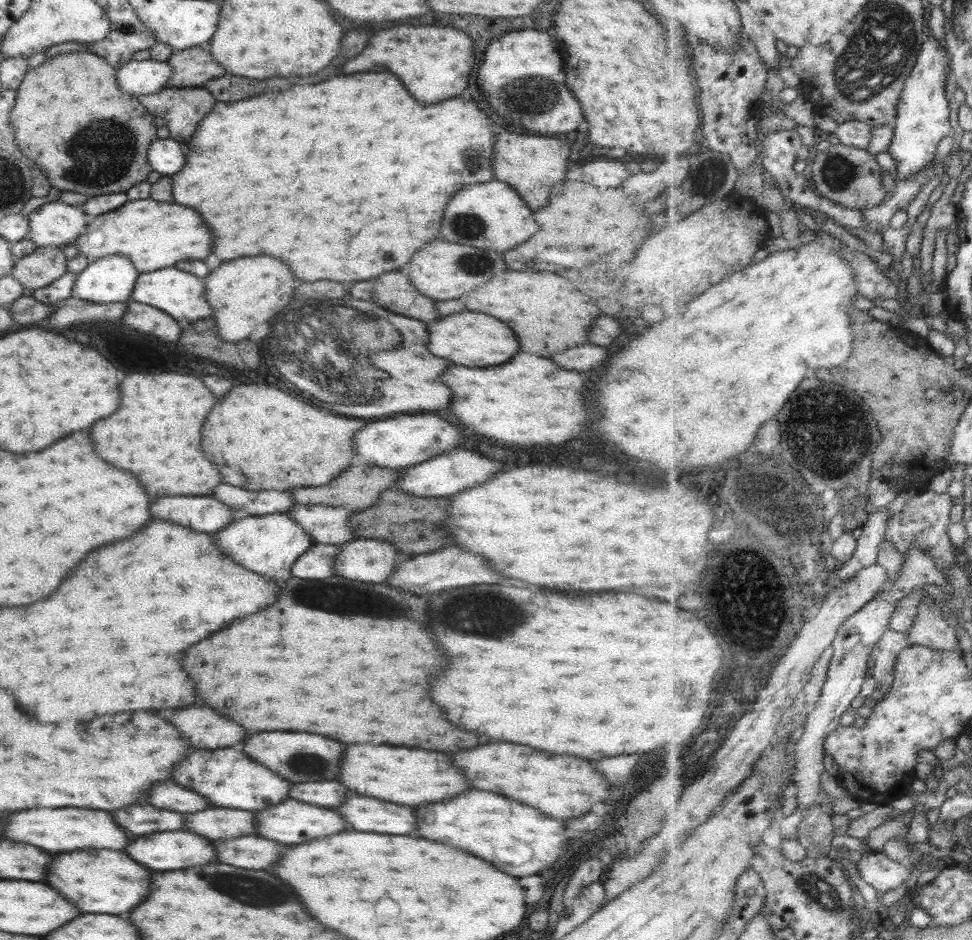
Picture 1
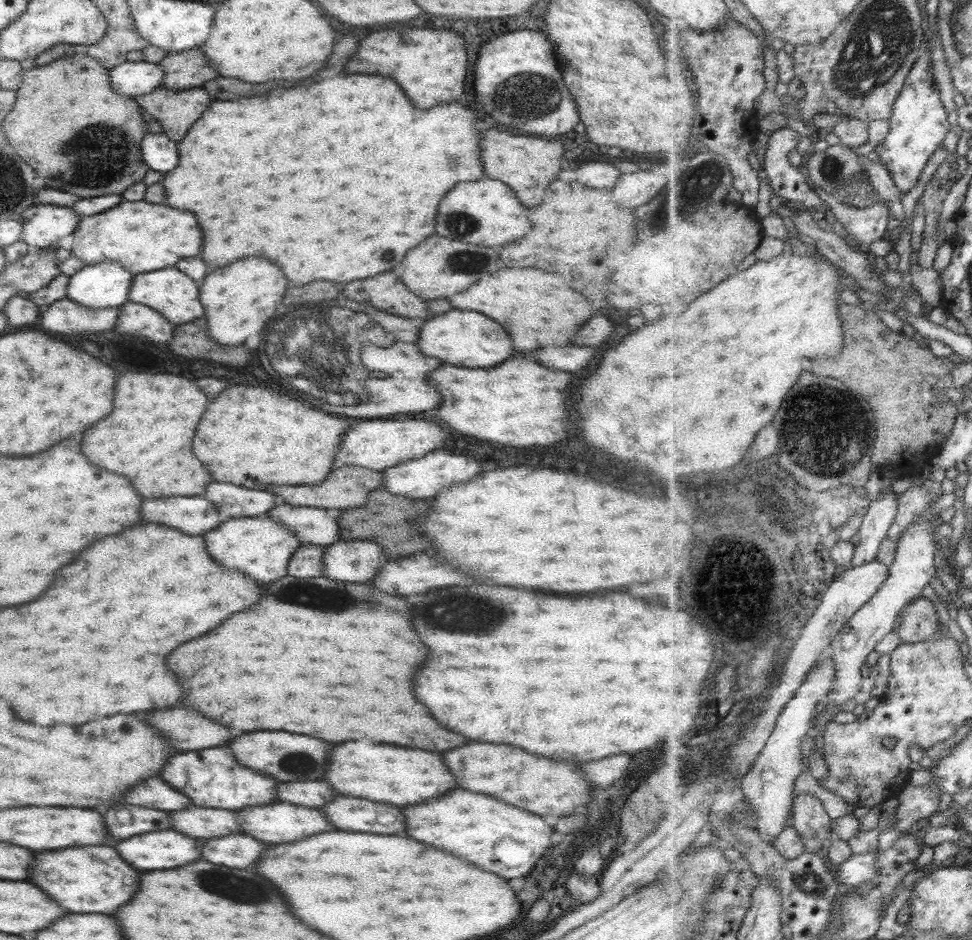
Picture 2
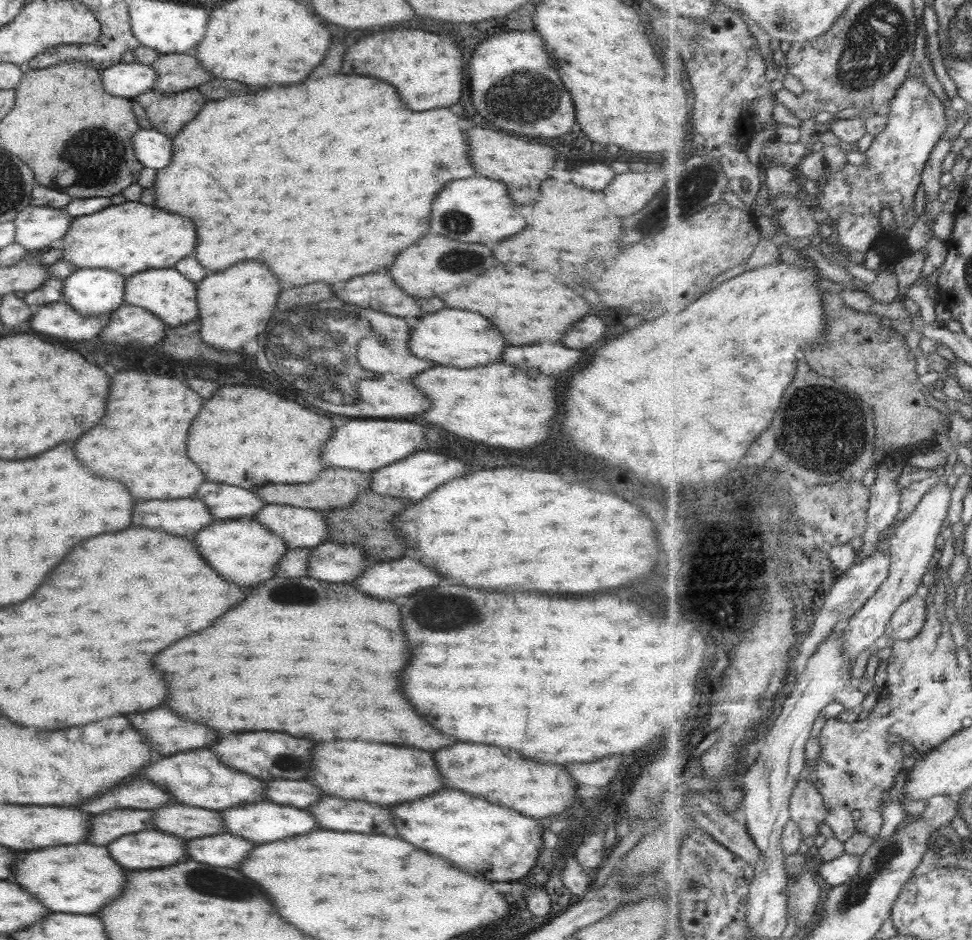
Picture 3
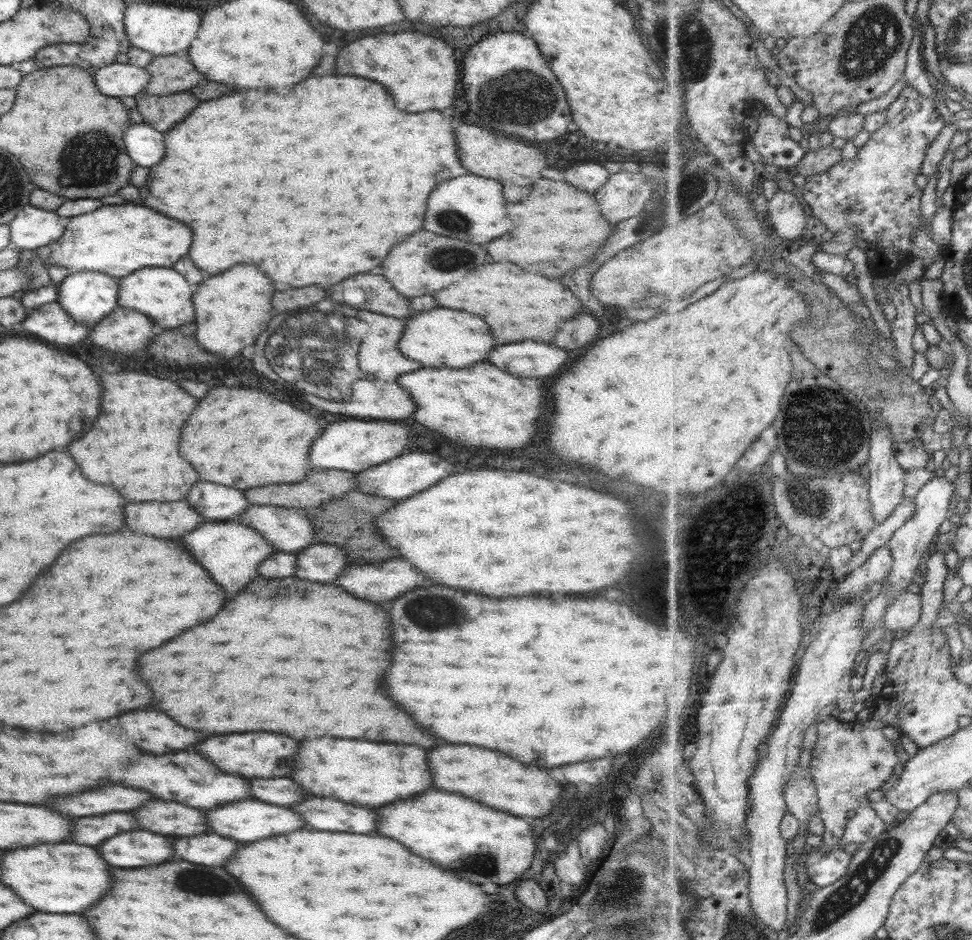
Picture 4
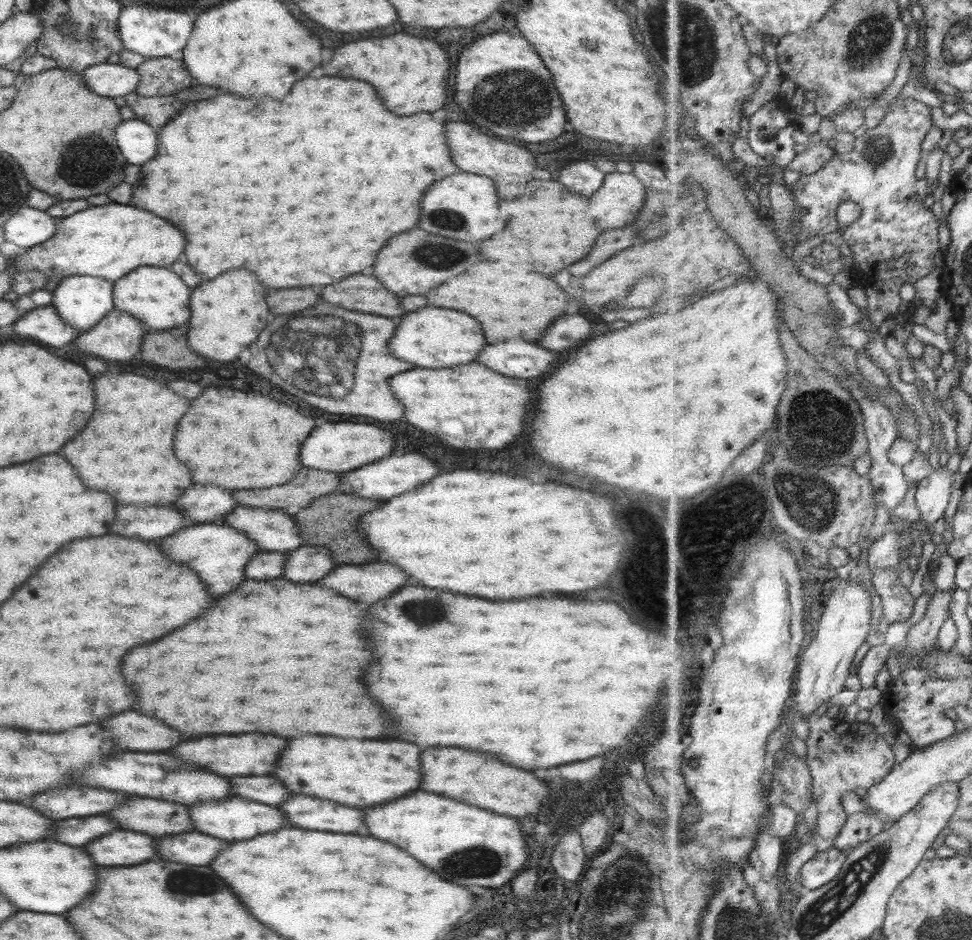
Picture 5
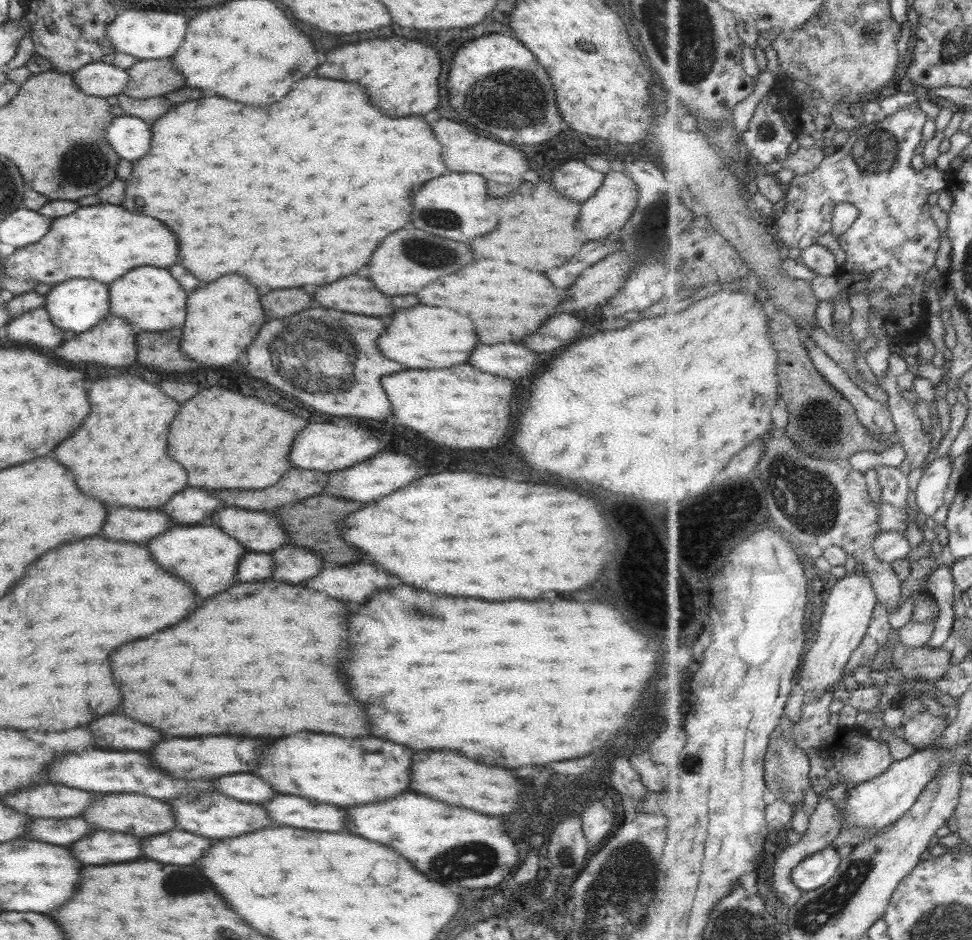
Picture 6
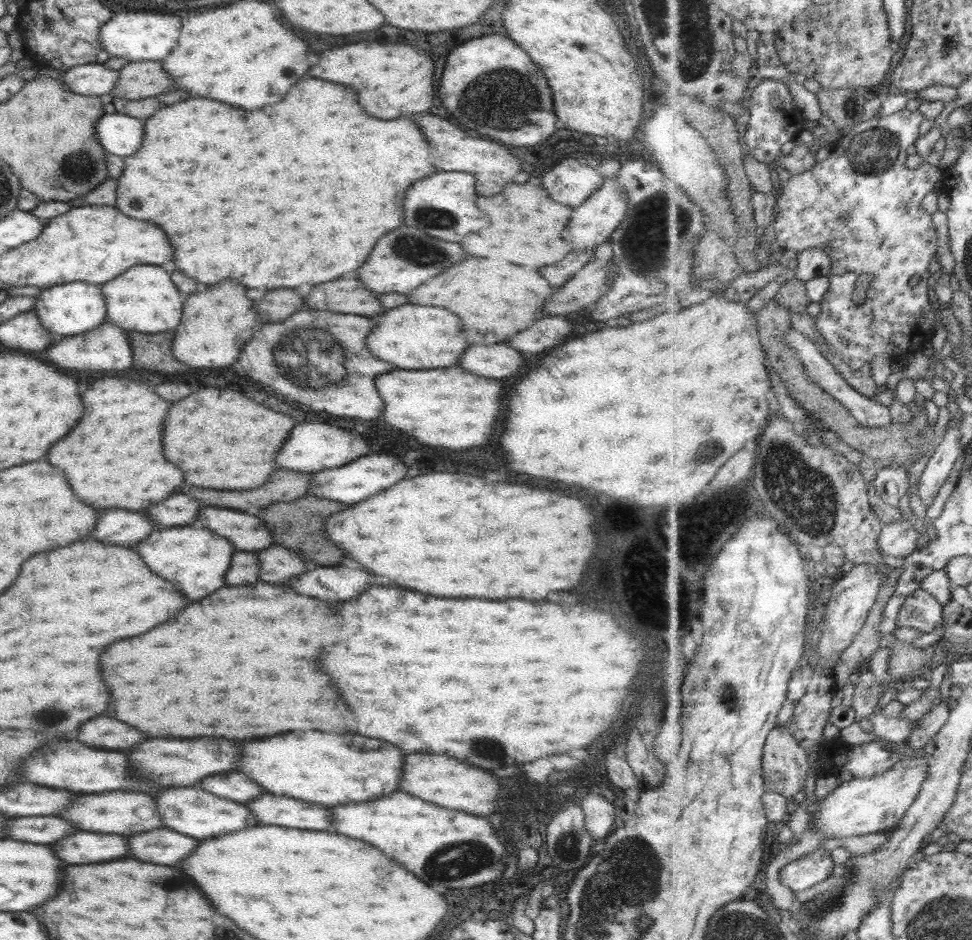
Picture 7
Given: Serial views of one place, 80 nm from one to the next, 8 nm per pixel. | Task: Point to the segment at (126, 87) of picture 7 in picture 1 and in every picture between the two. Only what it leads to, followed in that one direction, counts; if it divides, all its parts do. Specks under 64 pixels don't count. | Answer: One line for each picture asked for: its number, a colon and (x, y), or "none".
1: (190, 68)
2: (188, 69)
3: (174, 73)
4: (173, 74)
5: (163, 76)
6: (151, 78)

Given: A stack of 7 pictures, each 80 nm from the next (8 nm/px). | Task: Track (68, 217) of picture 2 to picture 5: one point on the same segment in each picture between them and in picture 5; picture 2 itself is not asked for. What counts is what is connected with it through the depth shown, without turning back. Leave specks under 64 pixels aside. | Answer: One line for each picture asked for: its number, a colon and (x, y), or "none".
3: (35, 227)
4: (31, 228)
5: (26, 227)

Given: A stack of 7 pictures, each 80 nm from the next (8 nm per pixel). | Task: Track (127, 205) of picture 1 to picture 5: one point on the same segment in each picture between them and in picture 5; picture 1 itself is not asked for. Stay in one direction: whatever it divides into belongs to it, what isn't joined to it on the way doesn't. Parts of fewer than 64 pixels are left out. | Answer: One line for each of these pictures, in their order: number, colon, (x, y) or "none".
2: (141, 237)
3: (128, 238)
4: (115, 240)
5: (108, 241)

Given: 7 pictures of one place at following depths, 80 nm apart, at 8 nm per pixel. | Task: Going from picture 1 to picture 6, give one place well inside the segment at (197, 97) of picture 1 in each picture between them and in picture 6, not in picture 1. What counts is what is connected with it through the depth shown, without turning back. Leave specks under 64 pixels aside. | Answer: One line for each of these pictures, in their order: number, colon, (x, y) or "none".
2: (175, 111)
3: (167, 112)
4: (160, 112)
5: (155, 111)
6: (148, 109)

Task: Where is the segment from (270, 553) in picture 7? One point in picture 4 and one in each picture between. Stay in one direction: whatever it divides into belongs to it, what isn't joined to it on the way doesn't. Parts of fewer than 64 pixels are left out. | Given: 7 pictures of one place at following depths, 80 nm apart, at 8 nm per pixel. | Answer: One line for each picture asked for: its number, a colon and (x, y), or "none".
4: (321, 563)
5: (305, 564)
6: (292, 565)

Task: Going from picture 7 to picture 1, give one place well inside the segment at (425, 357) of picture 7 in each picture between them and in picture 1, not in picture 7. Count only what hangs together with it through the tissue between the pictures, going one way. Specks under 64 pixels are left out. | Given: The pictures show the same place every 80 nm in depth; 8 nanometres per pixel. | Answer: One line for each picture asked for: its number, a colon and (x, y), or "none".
1: (466, 339)
2: (459, 337)
3: (458, 338)
4: (450, 338)
5: (428, 338)
6: (419, 337)

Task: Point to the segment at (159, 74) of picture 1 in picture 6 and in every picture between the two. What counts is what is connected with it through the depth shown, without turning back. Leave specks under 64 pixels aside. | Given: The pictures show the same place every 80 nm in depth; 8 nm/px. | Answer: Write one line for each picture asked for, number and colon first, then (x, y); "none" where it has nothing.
2: (131, 79)
3: (127, 81)
4: (114, 80)
5: (105, 80)
6: (97, 79)

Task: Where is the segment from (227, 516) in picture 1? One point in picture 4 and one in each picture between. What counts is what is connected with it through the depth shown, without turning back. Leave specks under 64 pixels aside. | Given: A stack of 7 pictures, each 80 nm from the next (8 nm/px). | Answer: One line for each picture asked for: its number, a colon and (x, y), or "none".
2: (194, 515)
3: (183, 517)
4: (175, 519)

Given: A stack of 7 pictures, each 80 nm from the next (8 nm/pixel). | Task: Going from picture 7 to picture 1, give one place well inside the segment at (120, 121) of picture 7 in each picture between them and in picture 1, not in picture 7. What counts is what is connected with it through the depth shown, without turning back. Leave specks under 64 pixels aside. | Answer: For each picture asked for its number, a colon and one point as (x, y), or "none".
1: (163, 155)
2: (158, 152)
3: (151, 148)
4: (144, 146)
5: (135, 139)
6: (128, 137)

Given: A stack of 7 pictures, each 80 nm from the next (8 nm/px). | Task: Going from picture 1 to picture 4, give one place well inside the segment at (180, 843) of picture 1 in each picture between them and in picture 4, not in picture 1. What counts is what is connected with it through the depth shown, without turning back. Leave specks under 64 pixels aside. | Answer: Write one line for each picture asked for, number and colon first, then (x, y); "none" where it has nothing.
2: (155, 850)
3: (147, 849)
4: (137, 848)

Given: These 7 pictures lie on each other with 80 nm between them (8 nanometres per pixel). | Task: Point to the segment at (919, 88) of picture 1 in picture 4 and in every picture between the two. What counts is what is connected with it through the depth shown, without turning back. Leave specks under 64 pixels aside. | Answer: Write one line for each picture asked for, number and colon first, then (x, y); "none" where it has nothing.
2: (919, 124)
3: (890, 177)
4: (876, 190)

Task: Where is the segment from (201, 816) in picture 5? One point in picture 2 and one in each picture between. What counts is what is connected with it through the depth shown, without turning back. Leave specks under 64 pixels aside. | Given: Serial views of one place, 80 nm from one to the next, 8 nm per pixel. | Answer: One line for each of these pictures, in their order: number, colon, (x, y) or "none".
2: (276, 822)
3: (264, 821)
4: (245, 820)

